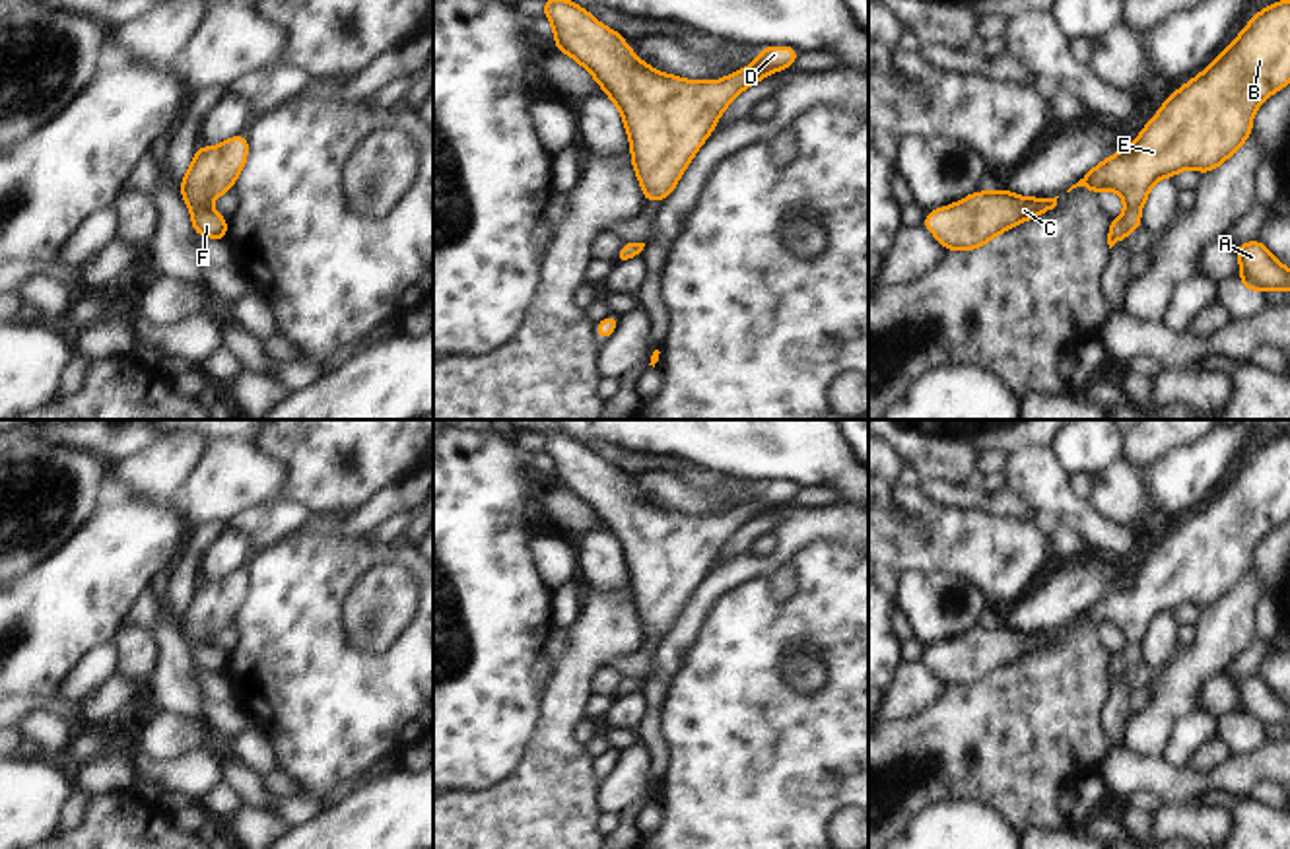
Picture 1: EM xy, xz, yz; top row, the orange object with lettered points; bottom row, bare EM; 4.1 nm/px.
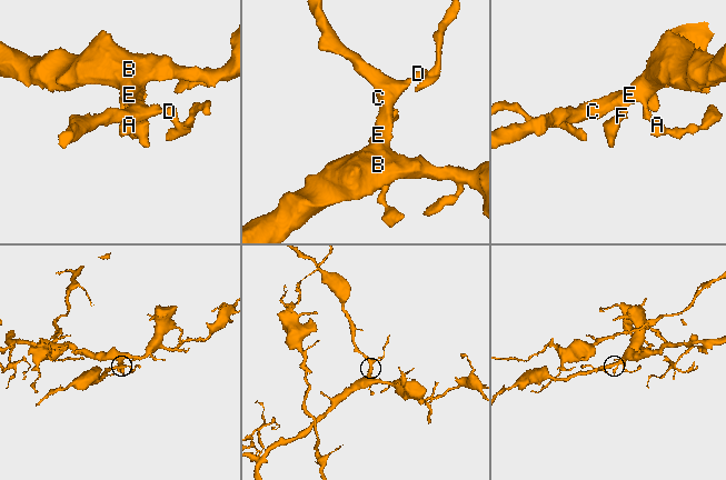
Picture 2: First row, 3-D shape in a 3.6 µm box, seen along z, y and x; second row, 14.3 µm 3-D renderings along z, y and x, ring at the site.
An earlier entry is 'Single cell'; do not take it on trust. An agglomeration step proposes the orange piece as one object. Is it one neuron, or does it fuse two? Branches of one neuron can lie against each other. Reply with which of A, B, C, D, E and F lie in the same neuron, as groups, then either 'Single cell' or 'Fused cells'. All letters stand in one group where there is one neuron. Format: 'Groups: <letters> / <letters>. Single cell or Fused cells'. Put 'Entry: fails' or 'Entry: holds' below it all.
Groups: A B C D E F. Single cell.
Entry: holds

